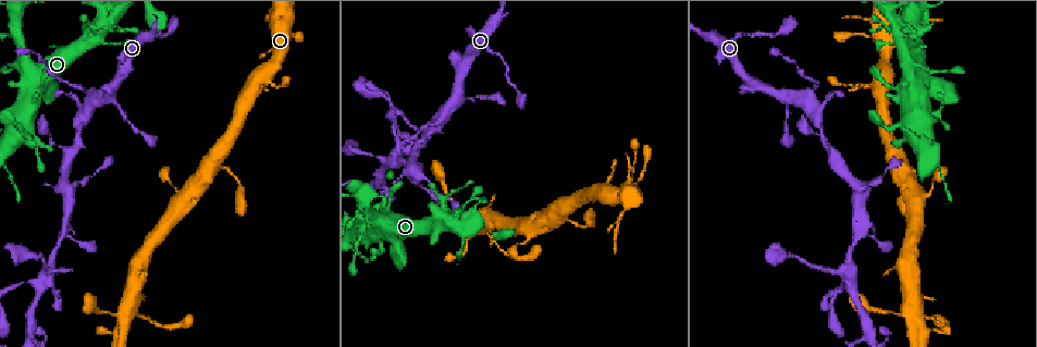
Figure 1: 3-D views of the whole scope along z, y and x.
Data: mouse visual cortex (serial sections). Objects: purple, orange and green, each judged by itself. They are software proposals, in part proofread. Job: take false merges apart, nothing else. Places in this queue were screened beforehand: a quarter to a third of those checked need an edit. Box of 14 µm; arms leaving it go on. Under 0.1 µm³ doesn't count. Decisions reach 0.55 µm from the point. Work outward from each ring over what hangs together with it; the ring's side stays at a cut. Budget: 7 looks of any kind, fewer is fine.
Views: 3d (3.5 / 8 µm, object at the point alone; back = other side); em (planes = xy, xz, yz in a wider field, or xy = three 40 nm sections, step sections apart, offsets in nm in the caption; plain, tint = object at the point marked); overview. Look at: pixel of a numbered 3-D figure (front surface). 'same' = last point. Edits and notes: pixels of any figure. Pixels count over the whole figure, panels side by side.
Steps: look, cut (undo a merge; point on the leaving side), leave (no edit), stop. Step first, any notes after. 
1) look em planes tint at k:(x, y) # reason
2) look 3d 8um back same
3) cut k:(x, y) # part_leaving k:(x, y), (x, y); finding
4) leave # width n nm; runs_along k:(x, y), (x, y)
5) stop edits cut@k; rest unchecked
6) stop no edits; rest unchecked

look 3d 3.5um at 1:(810, 93) # three arms meet

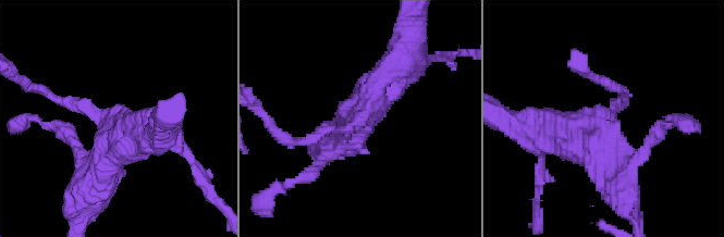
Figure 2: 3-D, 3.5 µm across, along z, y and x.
look em xy step 2 tint at 2:(606, 127)

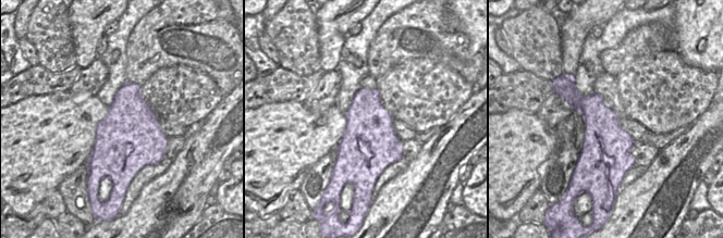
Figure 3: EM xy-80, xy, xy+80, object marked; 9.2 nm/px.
leave # runs_along 2:(406, 58), (353, 131), (326, 141); one cell here

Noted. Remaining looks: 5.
look 3d 3.5um at 1:(64, 230) # arms part here

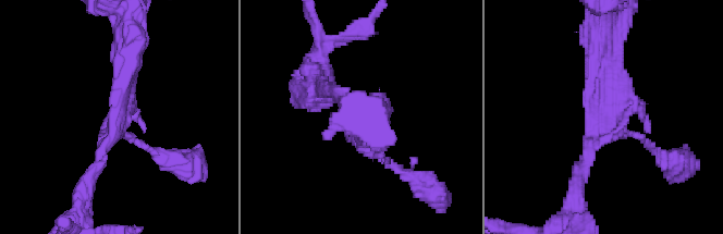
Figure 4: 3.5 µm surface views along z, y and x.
look em xy step 2 plain at 4:(615, 120)

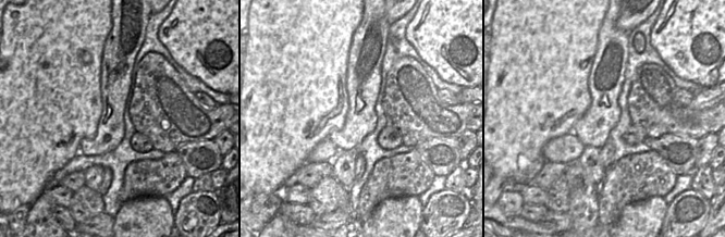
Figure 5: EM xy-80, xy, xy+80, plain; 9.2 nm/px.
look em xy step 2 tint same # with the object marked

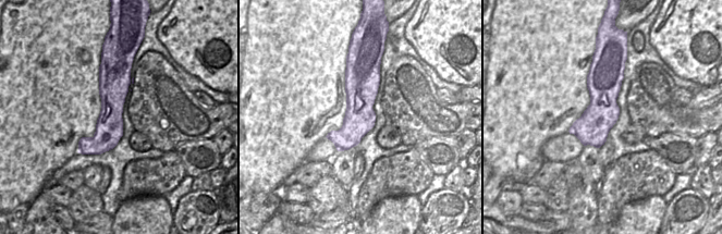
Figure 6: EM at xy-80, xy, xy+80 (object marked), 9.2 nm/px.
leave # runs_along 6:(112, 61), (110, 124), (81, 150); one cell here

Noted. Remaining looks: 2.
look 3d 3.5um at 1:(852, 280) # four arms meet

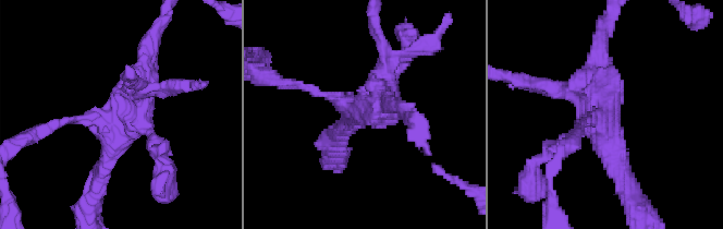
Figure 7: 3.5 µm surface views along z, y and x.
look em xy step 5 tint at 7:(119, 117)

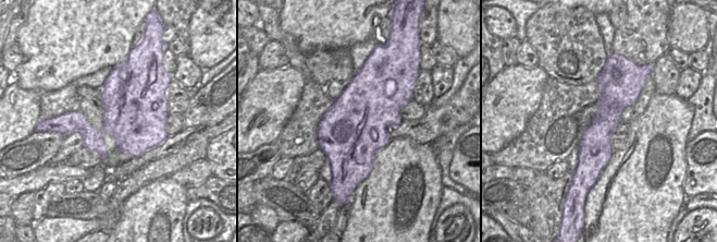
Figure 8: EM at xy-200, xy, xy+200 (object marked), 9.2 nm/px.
leave # width 600 nm; runs_along 8:(613, 69), (593, 173); continuous, no second cell

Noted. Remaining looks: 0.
stop no edits; rest unchecked

